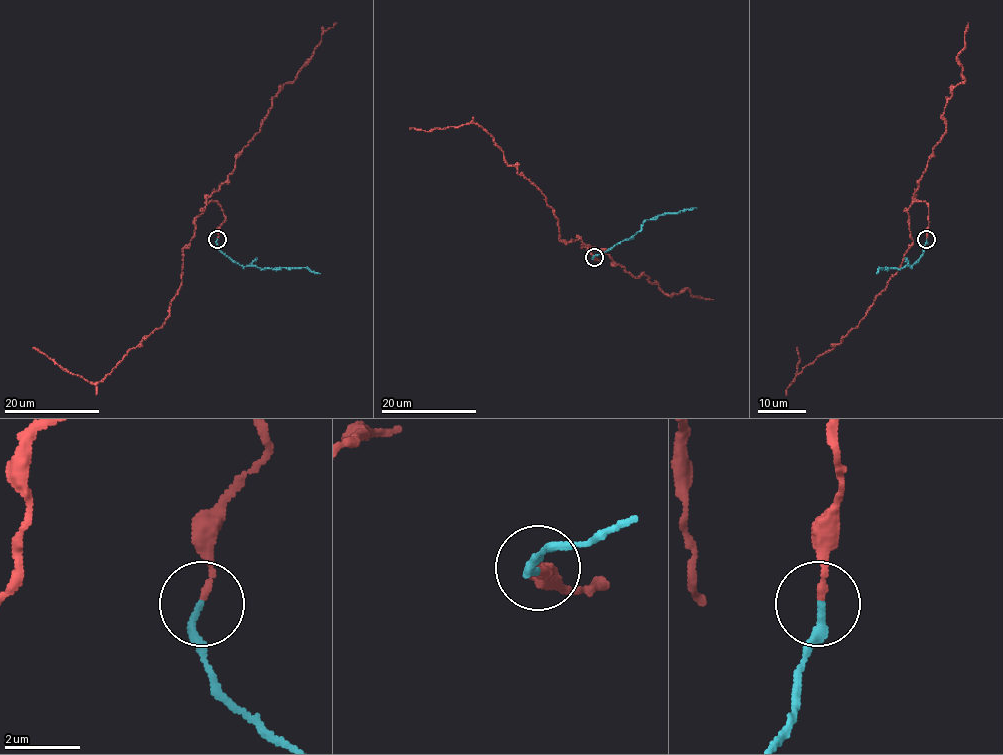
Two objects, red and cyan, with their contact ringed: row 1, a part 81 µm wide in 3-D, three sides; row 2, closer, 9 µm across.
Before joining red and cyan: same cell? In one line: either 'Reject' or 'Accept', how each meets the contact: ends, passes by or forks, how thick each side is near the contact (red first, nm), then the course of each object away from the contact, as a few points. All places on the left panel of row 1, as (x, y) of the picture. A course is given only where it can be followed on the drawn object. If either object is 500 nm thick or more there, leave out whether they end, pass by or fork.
Accept. At the ring red ends. At the ring cyan ends. Thickness 150 nm (red) against 200 nm. Course of red: (217, 239), (225, 220), (217, 202), (209, 202), (184, 248), (170, 316), (99, 382), (65, 371), (33, 347). Course of cyan: (217, 239), (216, 243), (225, 254), (240, 265), (270, 268), (308, 267), (320, 273)

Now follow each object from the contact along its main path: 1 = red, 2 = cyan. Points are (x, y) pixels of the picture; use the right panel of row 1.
1: (926, 239), (929, 206), (914, 202), (907, 211), (913, 242), (900, 268), (855, 328), (791, 383), (797, 347)
2: (926, 239), (923, 254), (912, 265), (878, 267), (876, 273)

